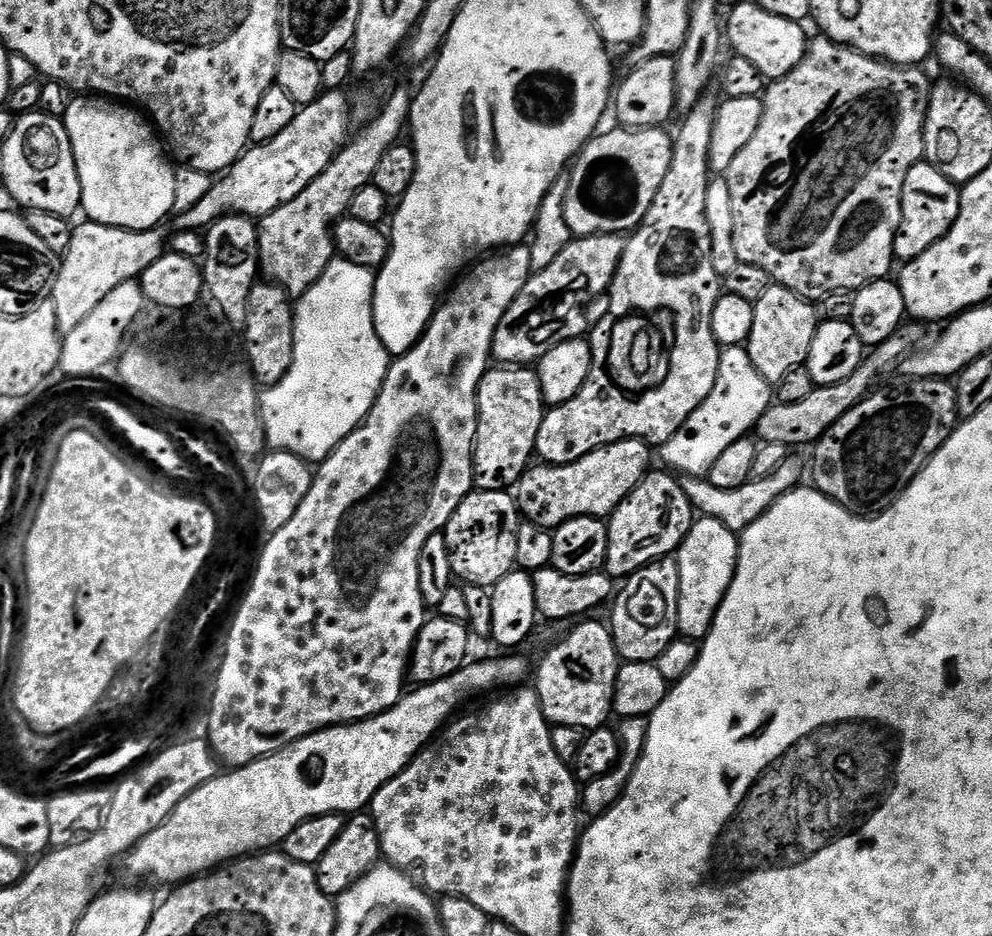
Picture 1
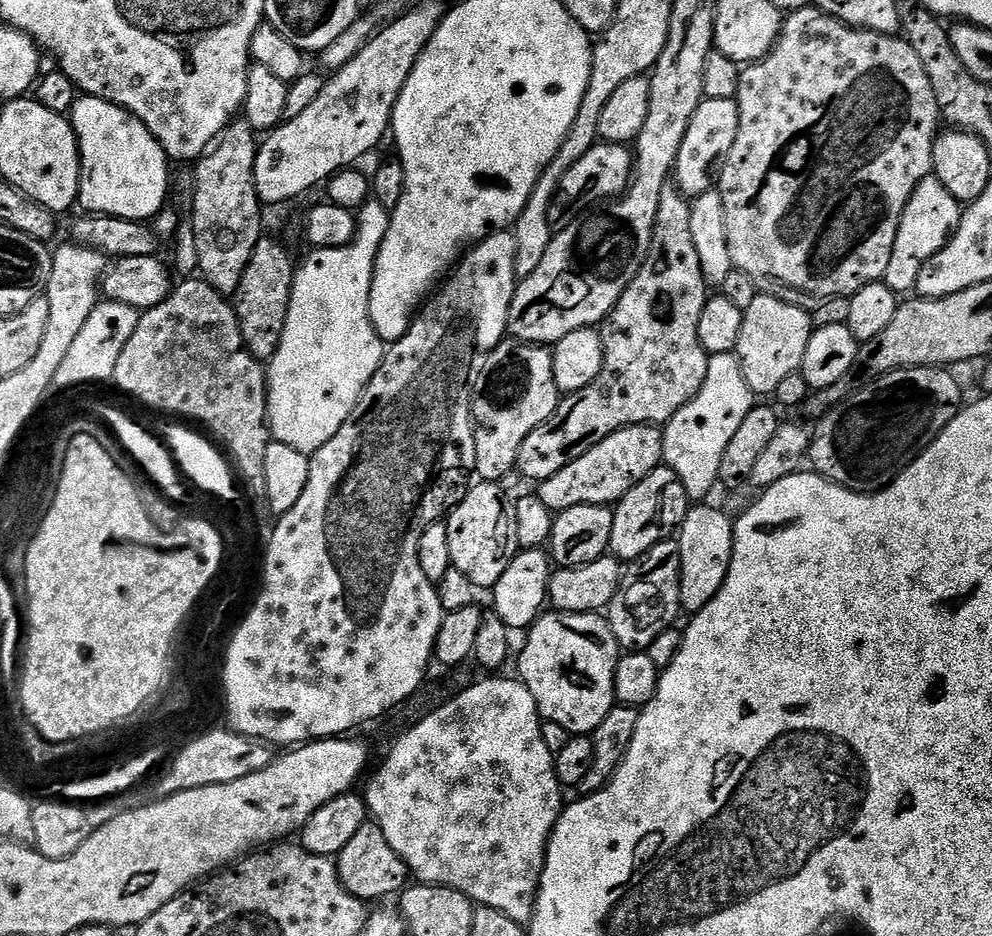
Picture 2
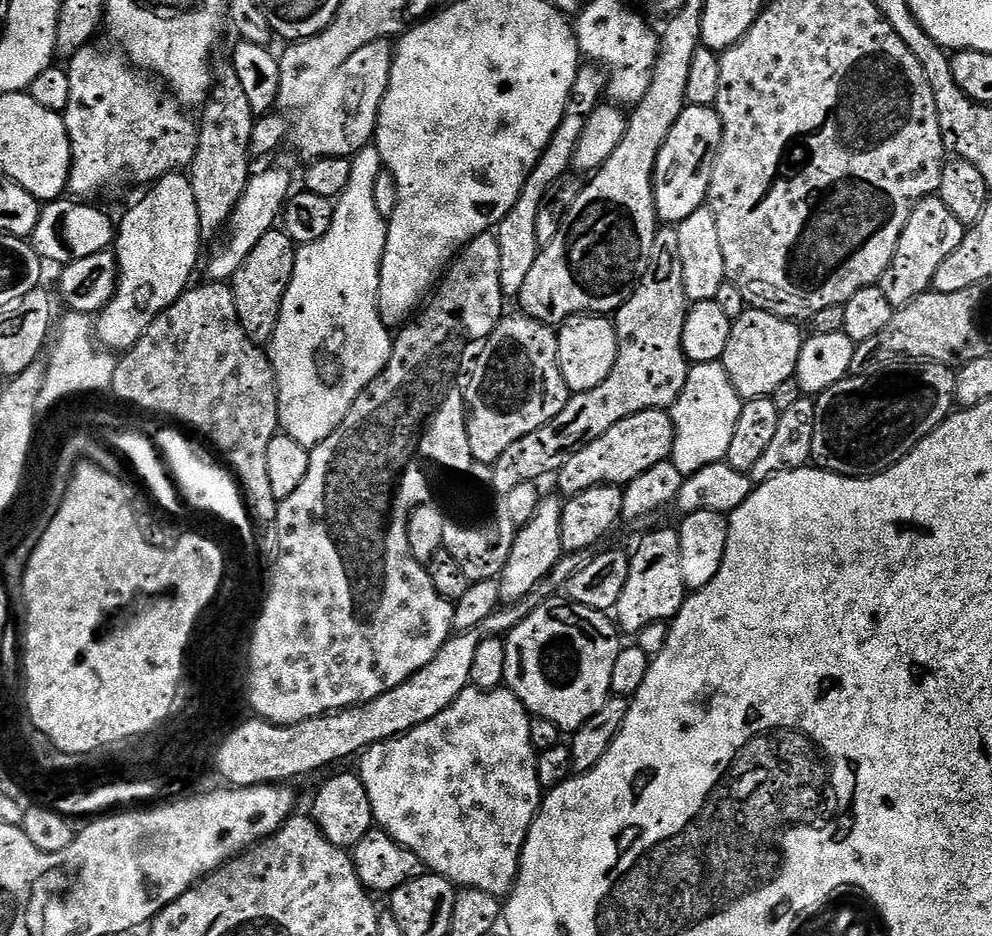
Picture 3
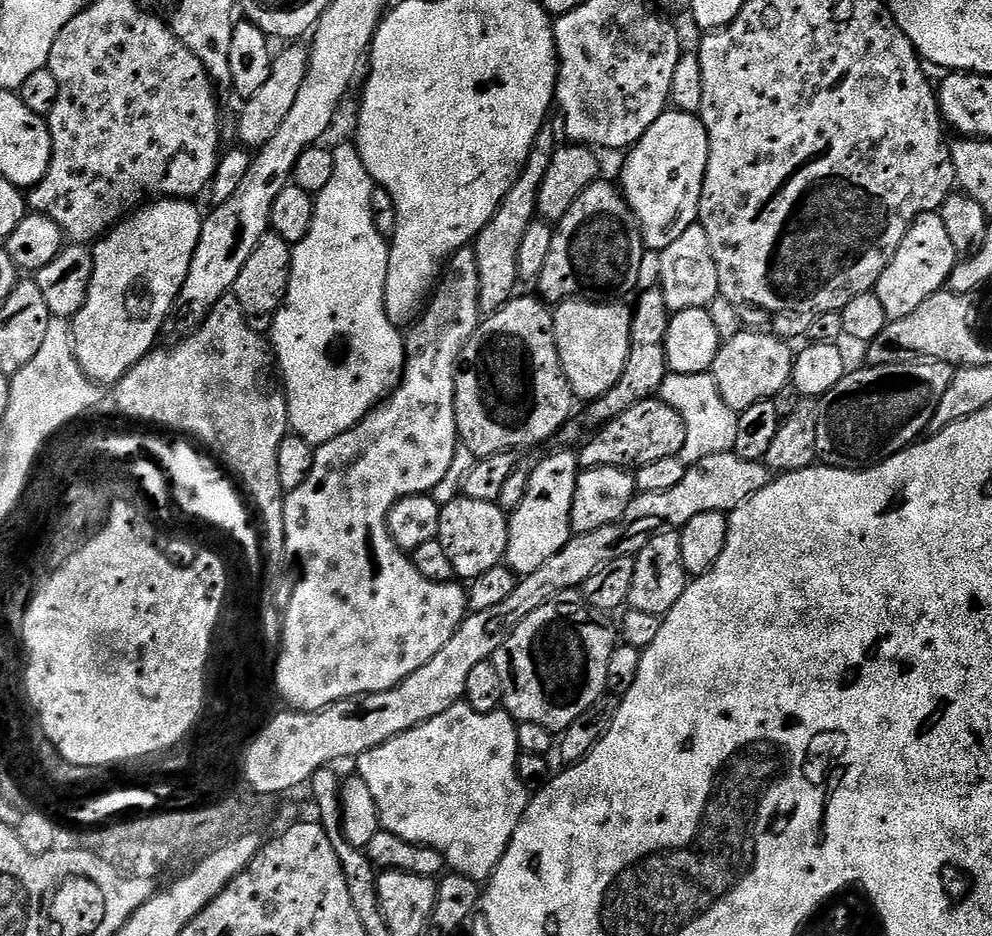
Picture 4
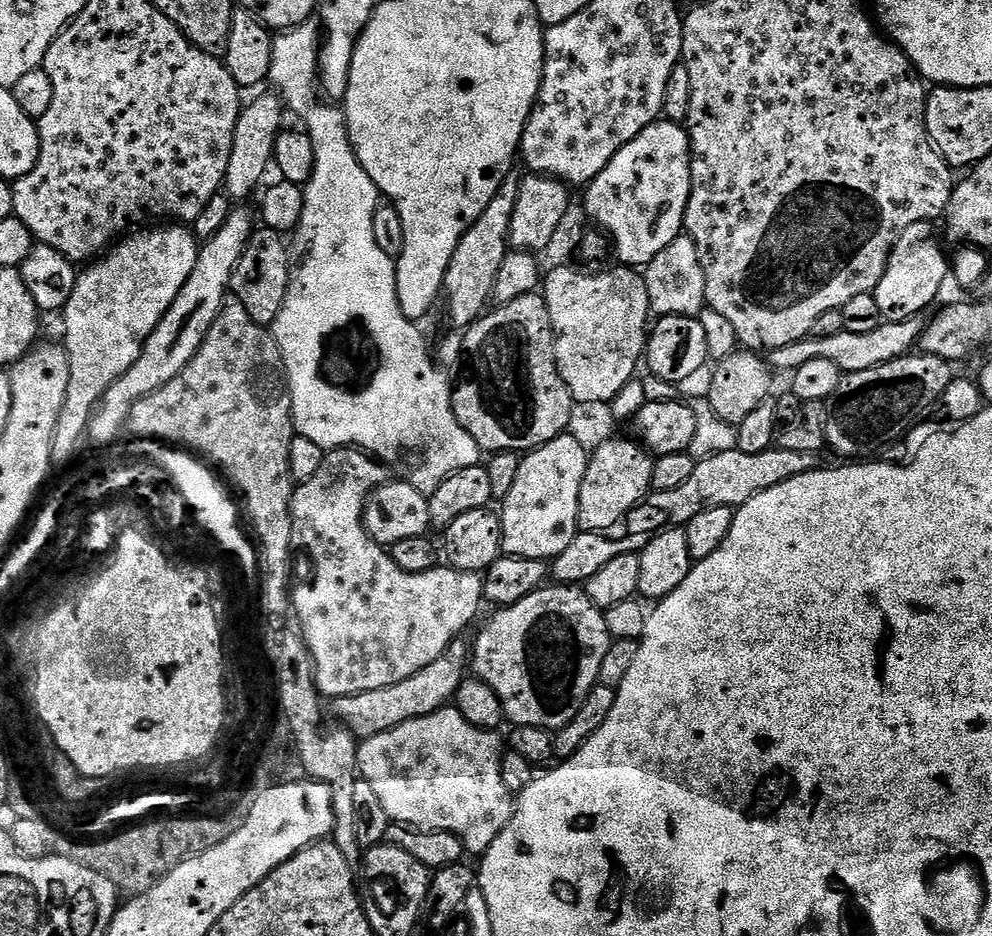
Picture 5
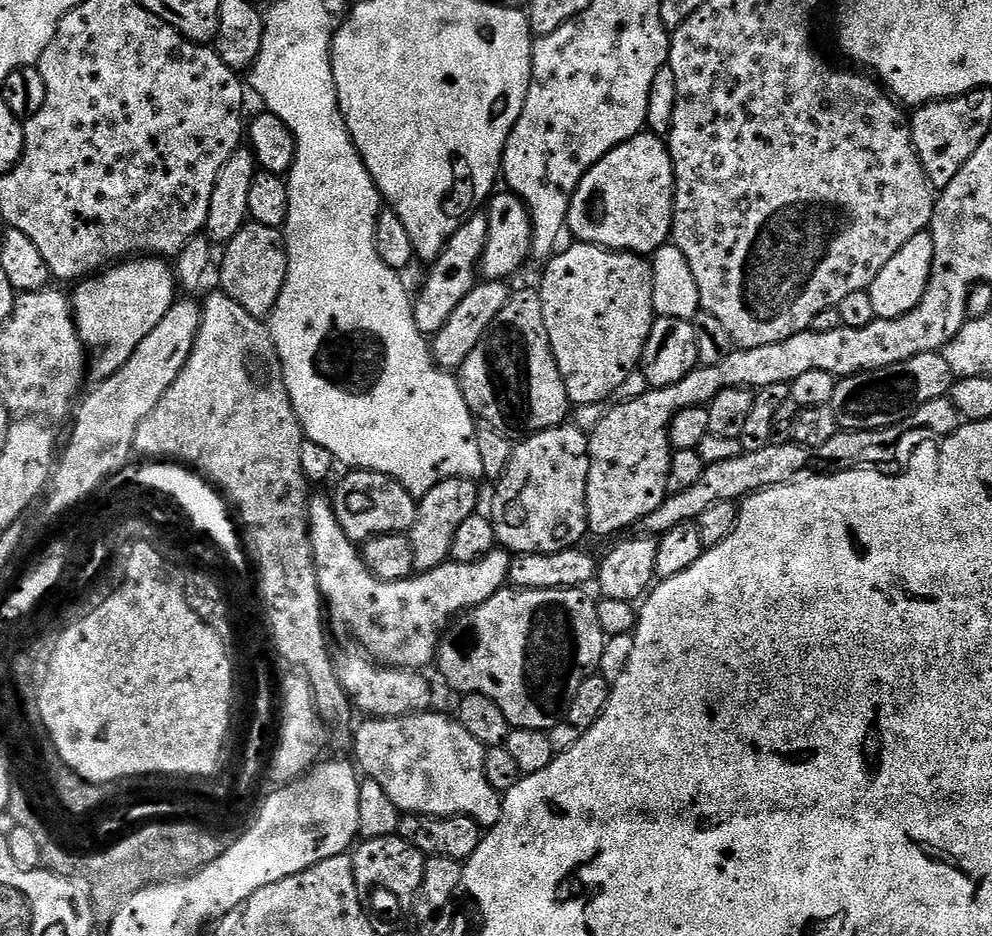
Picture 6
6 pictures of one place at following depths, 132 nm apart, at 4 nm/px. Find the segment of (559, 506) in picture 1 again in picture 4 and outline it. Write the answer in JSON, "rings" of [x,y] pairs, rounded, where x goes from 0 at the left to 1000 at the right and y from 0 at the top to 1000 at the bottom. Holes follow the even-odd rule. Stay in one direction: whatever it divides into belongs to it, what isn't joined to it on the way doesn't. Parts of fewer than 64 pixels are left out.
{"rings":[[[666,425],[648,427],[635,438],[623,442],[613,450],[589,480],[584,480],[586,501],[590,500],[632,500],[640,501],[651,494],[663,494],[667,489],[685,487],[692,472],[690,442],[684,435],[676,436]]]}

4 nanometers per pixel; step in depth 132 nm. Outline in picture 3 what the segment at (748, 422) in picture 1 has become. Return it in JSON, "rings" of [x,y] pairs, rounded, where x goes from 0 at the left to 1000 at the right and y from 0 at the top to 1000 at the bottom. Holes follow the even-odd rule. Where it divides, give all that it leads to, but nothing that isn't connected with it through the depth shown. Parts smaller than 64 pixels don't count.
{"rings":[[[729,388],[698,389],[692,412],[675,437],[679,451],[677,497],[693,511],[708,502],[708,498],[733,493],[736,472],[740,469],[740,455],[744,455],[744,442],[748,442],[749,437],[750,428],[744,417],[740,417]]]}

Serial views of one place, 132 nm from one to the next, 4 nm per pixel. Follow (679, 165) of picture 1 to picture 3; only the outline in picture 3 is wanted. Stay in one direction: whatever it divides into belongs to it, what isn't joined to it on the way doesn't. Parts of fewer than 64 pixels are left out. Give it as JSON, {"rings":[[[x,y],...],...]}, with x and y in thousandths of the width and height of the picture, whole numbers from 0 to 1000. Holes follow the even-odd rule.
{"rings":[[[662,243],[655,284],[636,318],[619,334],[625,381],[621,385],[619,395],[615,395],[611,408],[599,412],[599,417],[574,422],[569,437],[553,453],[542,455],[542,459],[534,459],[534,464],[530,464],[530,468],[522,468],[522,472],[517,472],[508,482],[506,489],[502,489],[494,500],[496,521],[500,525],[497,527],[501,531],[512,531],[514,524],[518,524],[518,519],[522,519],[526,515],[535,513],[544,515],[547,514],[547,509],[552,509],[555,504],[556,507],[564,505],[565,499],[579,485],[583,485],[583,481],[587,481],[591,476],[595,476],[595,472],[607,468],[607,464],[611,464],[611,459],[615,459],[615,455],[623,455],[623,451],[627,451],[627,447],[647,442],[647,438],[676,437],[681,426],[688,421],[696,392],[694,379],[690,376],[688,368],[696,322],[688,295],[688,267],[684,263],[683,252],[684,247],[680,243]]]}

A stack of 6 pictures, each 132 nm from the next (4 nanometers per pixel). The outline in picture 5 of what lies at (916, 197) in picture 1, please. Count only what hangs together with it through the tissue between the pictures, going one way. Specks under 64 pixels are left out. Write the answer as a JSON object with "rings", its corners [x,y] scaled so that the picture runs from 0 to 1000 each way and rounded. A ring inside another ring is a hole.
{"rings":[[[925,237],[909,250],[895,277],[893,288],[881,313],[885,323],[887,341],[908,346],[910,342],[926,339],[944,321],[948,307],[958,295],[958,278],[952,275],[952,265],[944,257],[944,248],[936,237]]]}

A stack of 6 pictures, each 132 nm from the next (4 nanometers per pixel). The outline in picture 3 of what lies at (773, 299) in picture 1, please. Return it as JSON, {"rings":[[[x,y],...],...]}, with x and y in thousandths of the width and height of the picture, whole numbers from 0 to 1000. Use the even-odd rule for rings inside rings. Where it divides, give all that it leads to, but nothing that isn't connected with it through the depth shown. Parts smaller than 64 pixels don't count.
{"rings":[[[770,327],[755,328],[738,343],[736,365],[732,365],[728,388],[747,427],[763,427],[769,423],[776,425],[788,408],[801,403],[804,378],[808,378],[813,362],[802,344],[801,341],[775,333]]]}

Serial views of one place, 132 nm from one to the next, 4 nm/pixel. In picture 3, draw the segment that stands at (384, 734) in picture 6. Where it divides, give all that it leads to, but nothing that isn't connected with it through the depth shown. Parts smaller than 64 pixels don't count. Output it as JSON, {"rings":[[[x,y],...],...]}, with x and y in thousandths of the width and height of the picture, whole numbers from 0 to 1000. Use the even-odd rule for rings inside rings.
{"rings":[[[475,733],[468,735],[466,741],[446,763],[433,767],[433,771],[425,771],[425,776],[414,778],[406,786],[398,786],[395,791],[386,791],[370,800],[362,809],[363,821],[361,828],[369,840],[369,848],[373,848],[373,861],[375,862],[376,877],[386,885],[393,895],[397,895],[409,908],[417,908],[421,917],[426,921],[432,933],[445,936],[464,949],[477,949],[478,951],[490,951],[490,955],[508,959],[520,946],[520,935],[524,933],[524,913],[528,907],[530,895],[534,891],[534,882],[538,874],[544,869],[546,843],[540,817],[542,804],[534,791],[534,776],[537,766],[526,754],[526,750],[511,735],[505,733],[486,737]]]}

